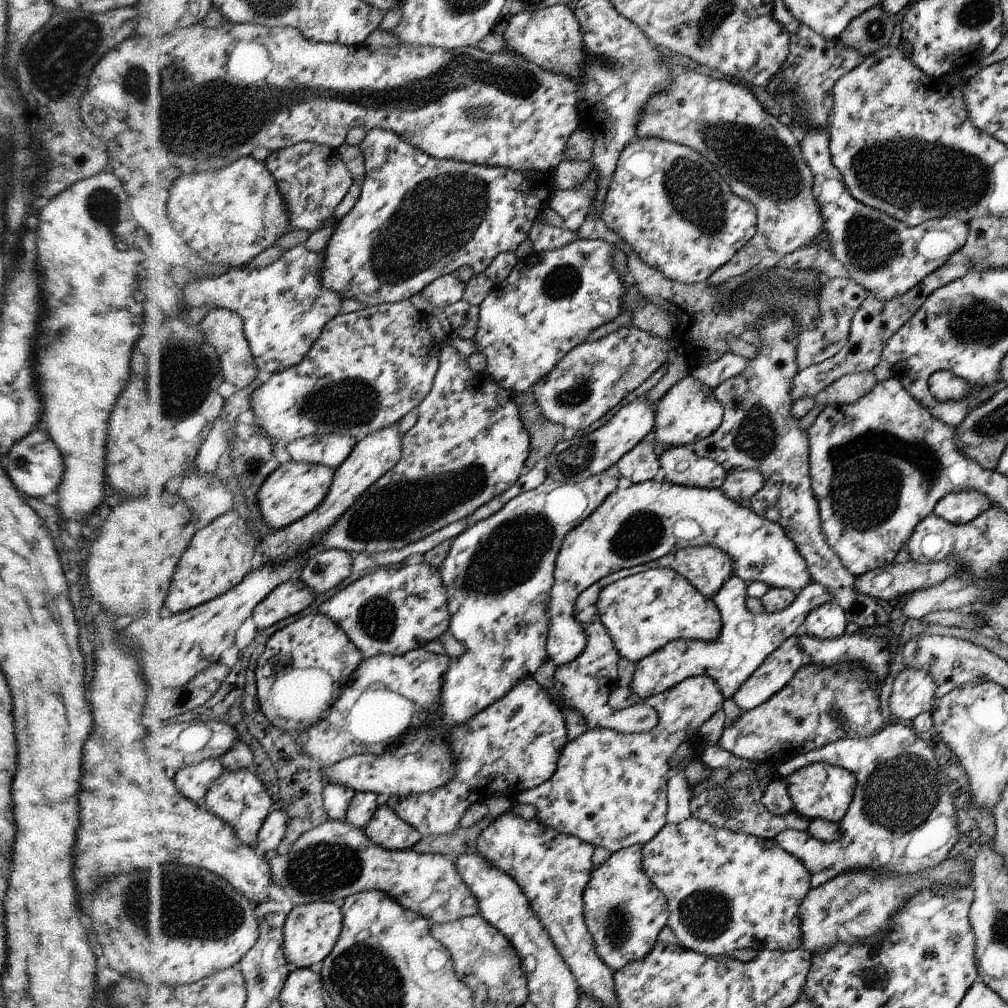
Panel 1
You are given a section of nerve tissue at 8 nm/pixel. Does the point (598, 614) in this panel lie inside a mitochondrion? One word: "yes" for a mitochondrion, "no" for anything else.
no

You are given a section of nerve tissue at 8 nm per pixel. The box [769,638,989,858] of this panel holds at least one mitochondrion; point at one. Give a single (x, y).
(899, 796)

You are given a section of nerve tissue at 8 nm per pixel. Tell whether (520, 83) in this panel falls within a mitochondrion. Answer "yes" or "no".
yes

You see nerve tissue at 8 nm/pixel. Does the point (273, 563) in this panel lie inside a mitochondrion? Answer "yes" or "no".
no

